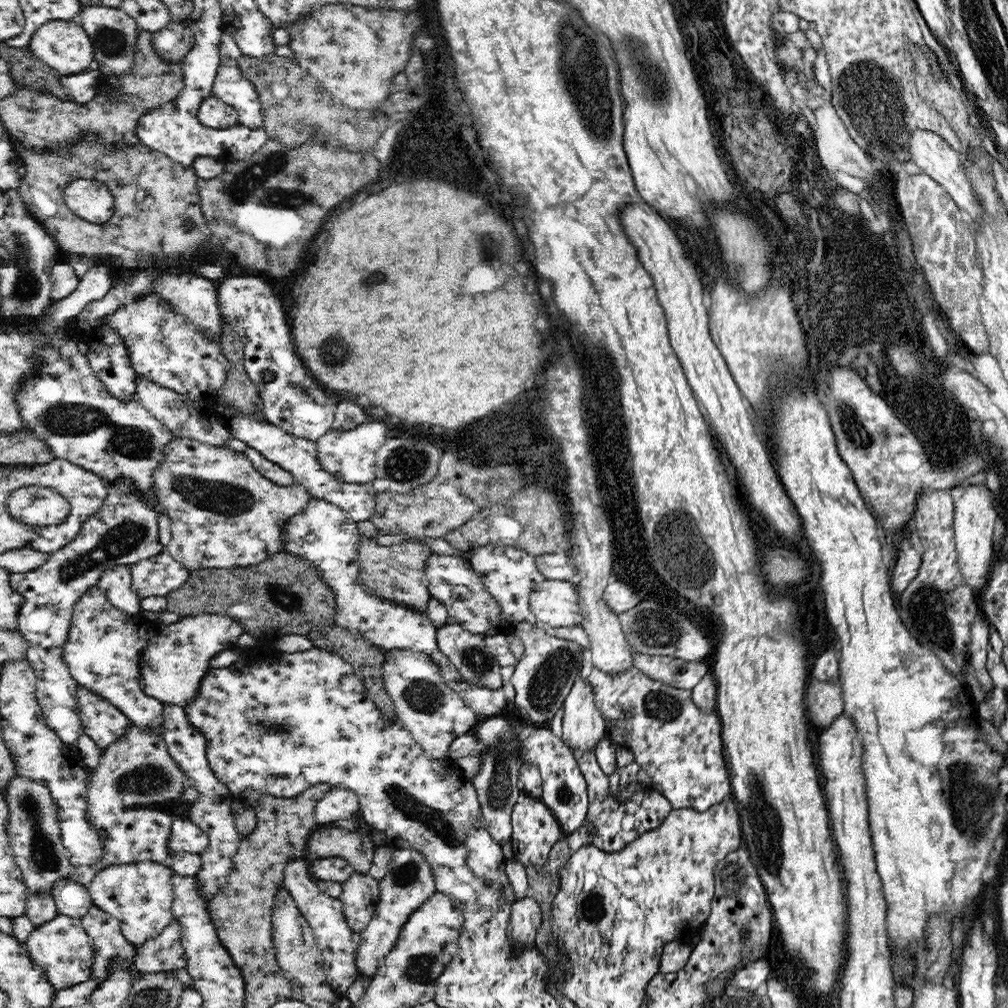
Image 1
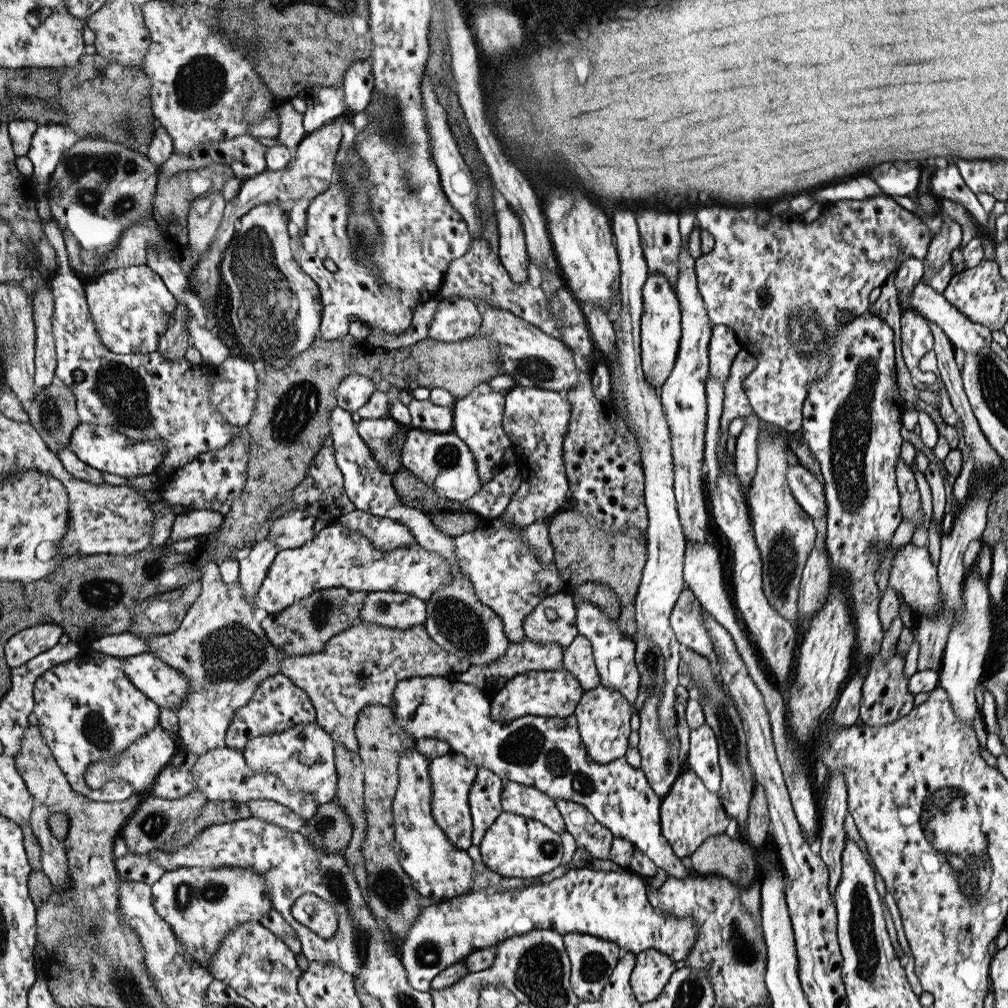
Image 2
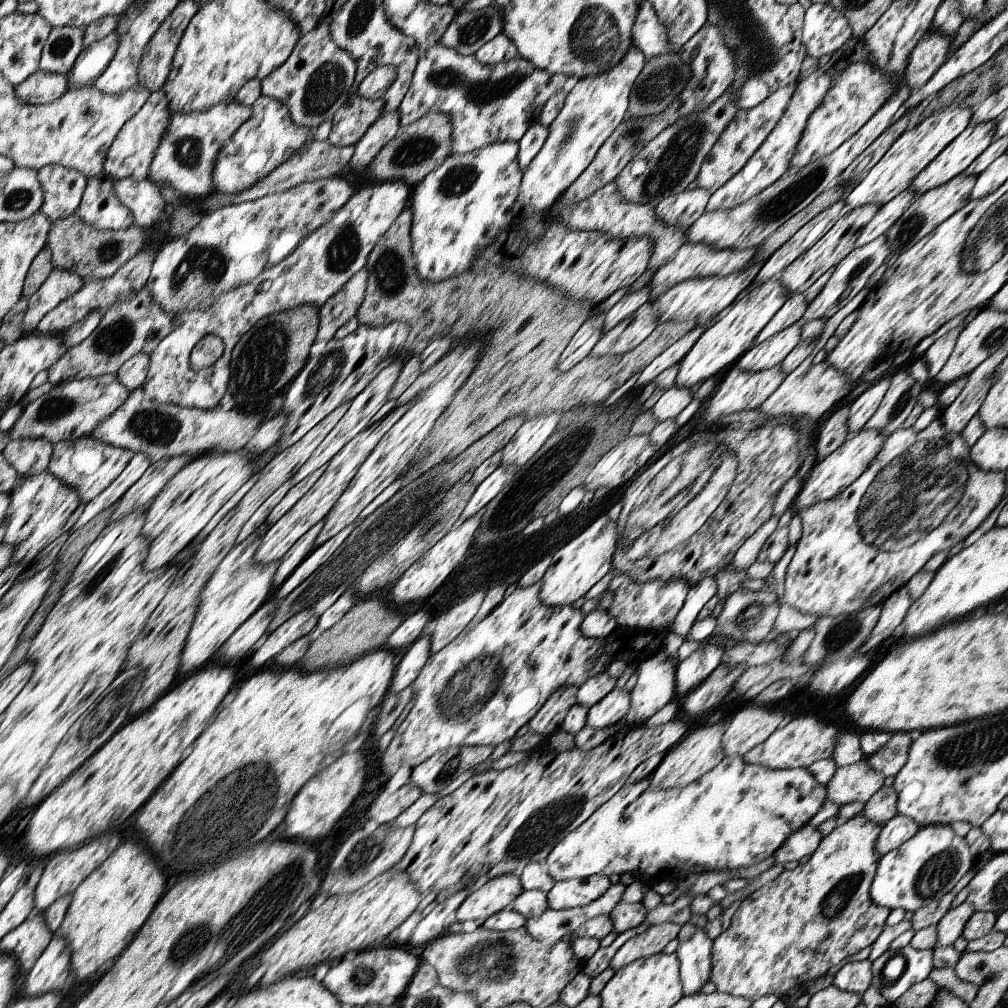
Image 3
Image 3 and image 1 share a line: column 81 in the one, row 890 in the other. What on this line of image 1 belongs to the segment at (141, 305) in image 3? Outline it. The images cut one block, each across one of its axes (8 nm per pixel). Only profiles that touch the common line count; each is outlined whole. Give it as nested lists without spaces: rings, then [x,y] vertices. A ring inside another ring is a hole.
[[[354,872],[342,882],[342,896],[338,900],[342,902],[346,924],[360,934],[366,926],[370,926],[370,920],[378,908],[380,880],[372,878],[372,874]]]

